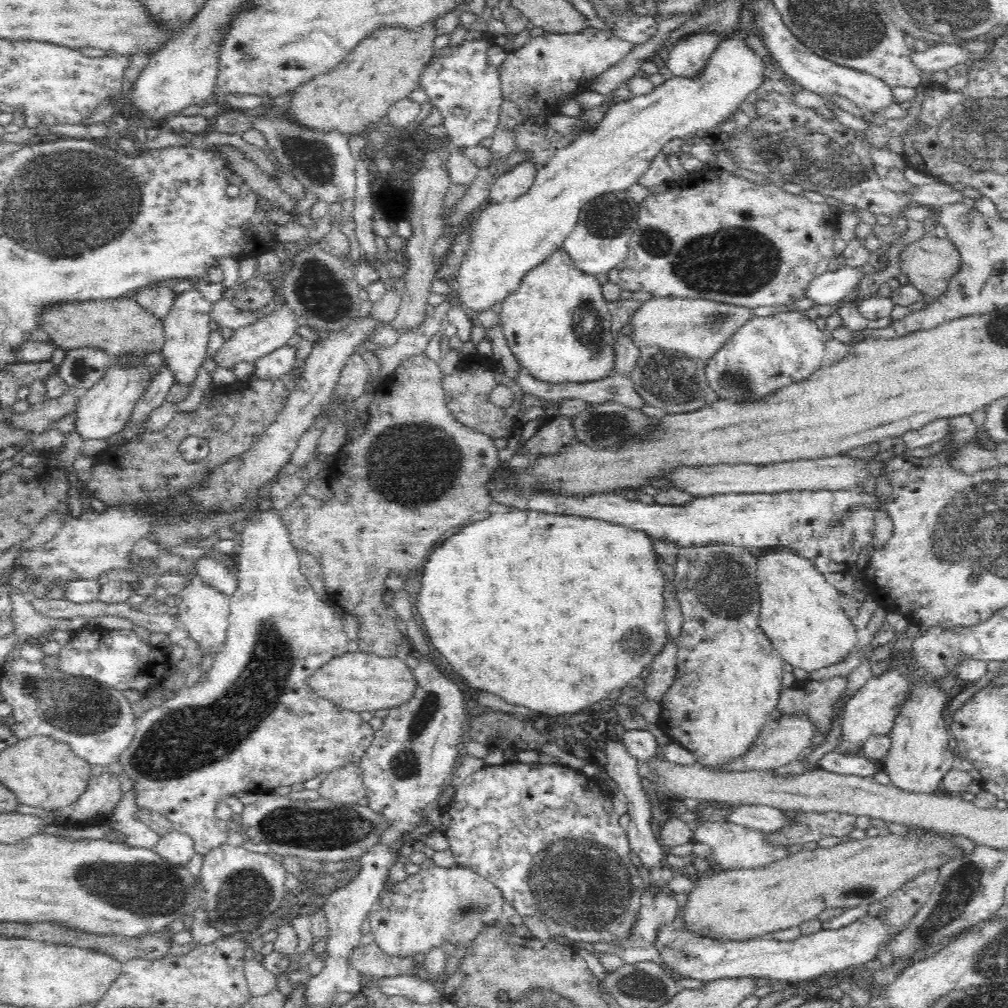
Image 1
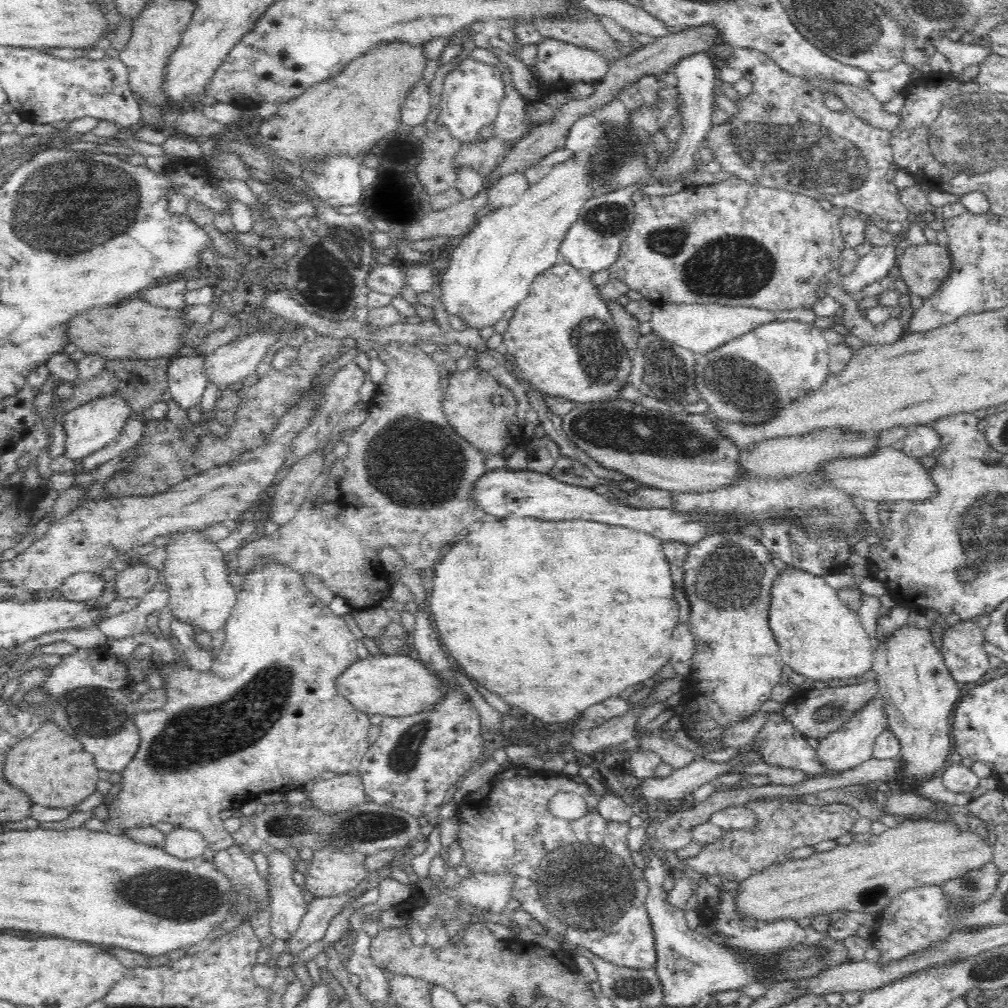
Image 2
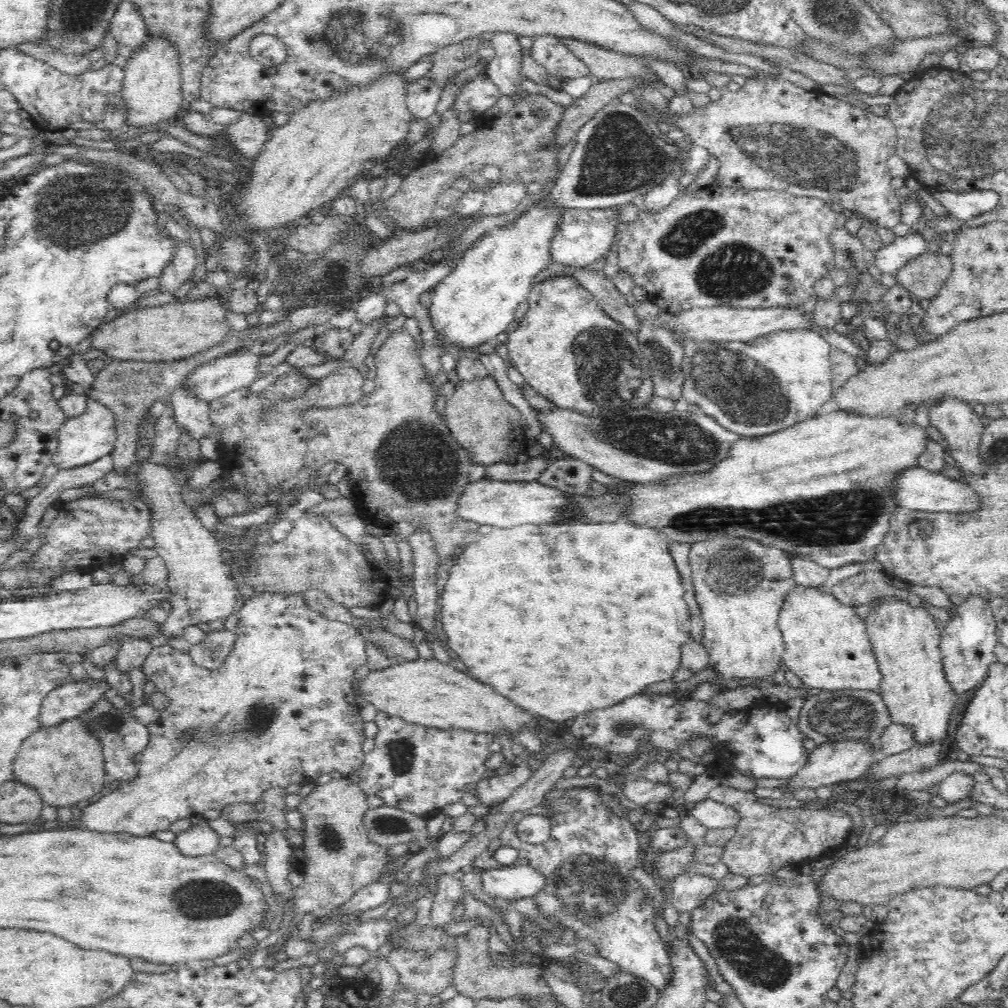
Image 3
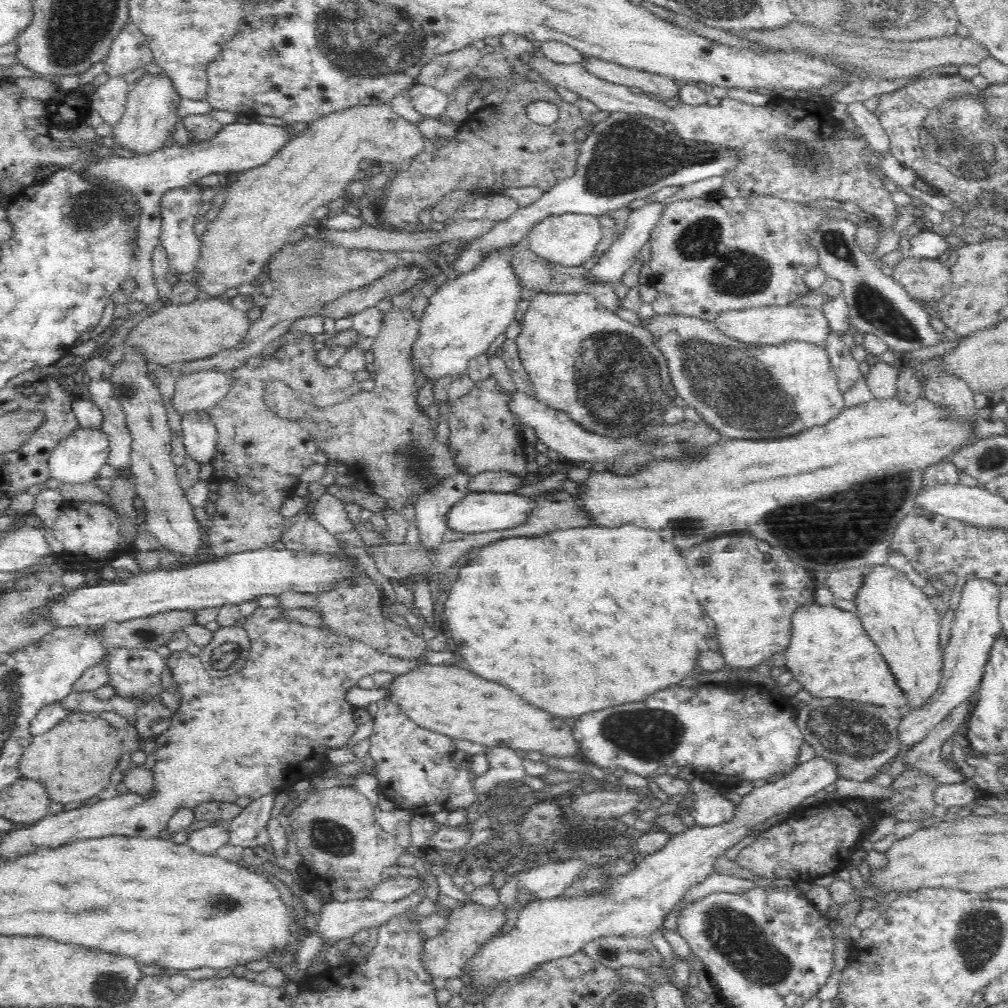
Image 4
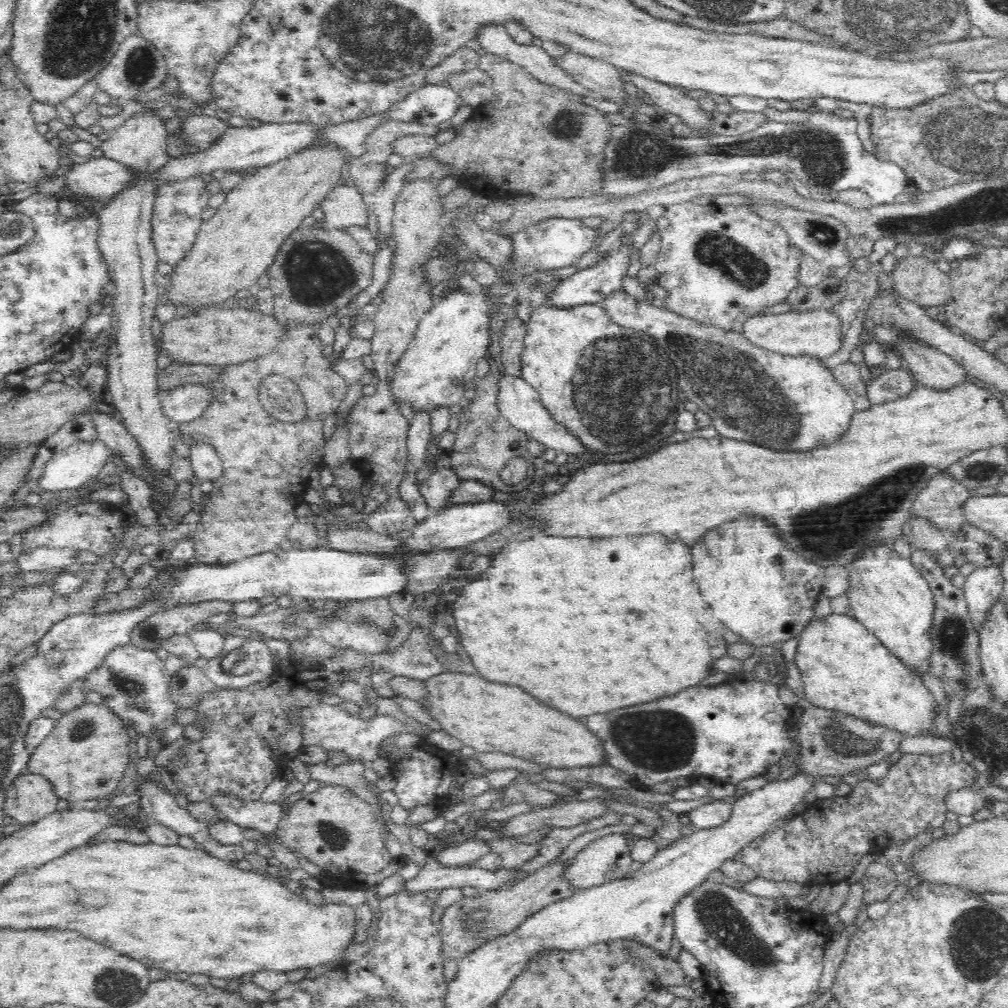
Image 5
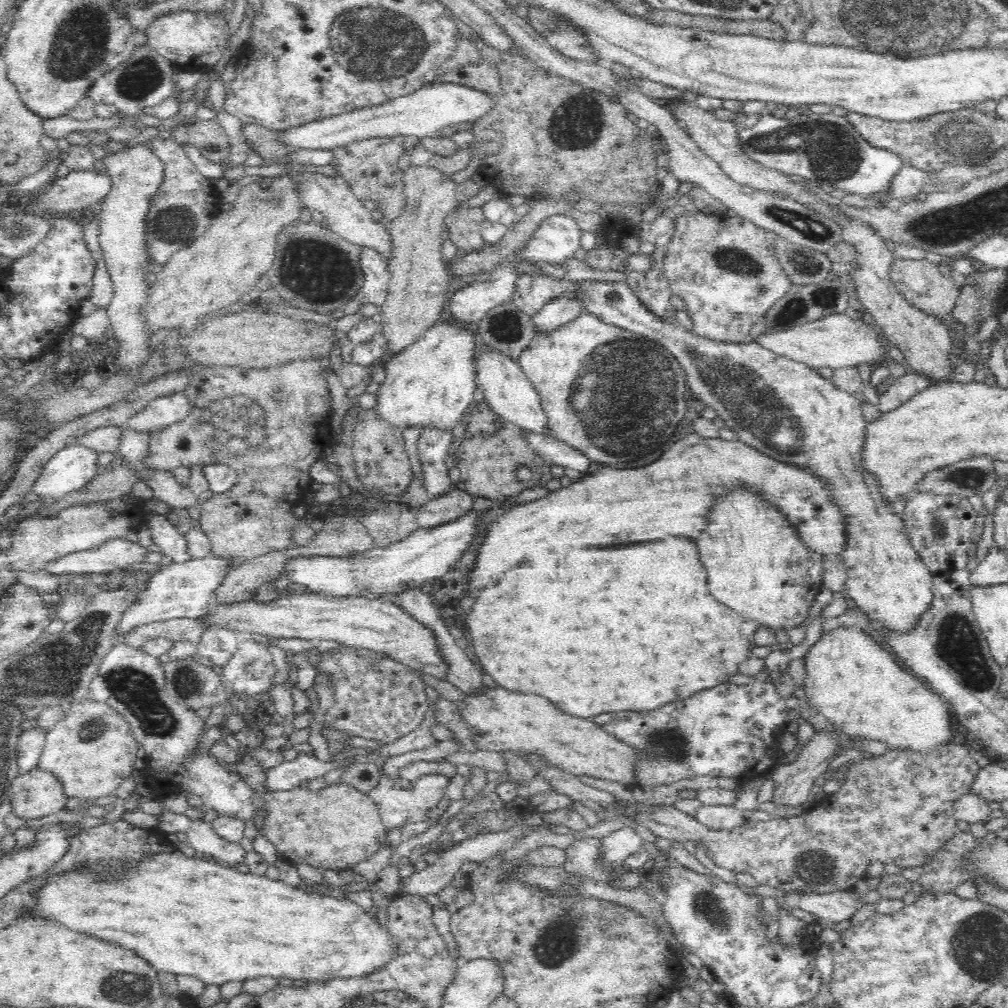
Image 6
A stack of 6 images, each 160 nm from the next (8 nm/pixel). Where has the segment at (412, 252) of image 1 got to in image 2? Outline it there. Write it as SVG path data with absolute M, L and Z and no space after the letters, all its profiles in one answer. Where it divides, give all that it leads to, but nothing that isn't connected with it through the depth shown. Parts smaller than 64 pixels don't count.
M442 123L429 126L429 133L421 146L421 162L416 168L416 176L432 195L457 186L453 158L462 142Z

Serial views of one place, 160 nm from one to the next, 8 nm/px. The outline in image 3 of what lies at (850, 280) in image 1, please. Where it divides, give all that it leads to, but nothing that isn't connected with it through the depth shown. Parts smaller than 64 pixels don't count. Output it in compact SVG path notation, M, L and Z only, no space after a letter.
M909 232L905 236L896 236L890 244L882 246L875 255L870 256L876 259L882 272L894 274L906 266L909 260L930 252L928 248L930 241L921 232Z

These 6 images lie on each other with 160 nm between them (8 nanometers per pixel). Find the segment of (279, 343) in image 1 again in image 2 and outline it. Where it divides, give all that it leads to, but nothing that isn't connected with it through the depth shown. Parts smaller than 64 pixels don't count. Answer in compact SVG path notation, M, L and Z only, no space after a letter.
M264 330L220 346L204 359L205 377L220 391L241 387L241 382L258 370L258 364L276 342L278 338Z

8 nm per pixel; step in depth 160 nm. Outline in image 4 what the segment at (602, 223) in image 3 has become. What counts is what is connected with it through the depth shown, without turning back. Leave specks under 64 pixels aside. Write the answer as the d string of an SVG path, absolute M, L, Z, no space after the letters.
M566 213L558 216L548 216L548 218L534 223L529 228L524 240L527 241L529 249L544 260L570 267L589 266L590 257L594 254L600 238L601 226L598 217Z

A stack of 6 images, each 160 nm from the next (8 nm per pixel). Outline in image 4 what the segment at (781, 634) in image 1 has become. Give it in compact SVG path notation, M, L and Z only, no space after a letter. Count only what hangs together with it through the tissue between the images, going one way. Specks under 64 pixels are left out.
M812 604L798 608L792 618L792 638L784 653L793 679L797 679L802 688L813 697L839 698L842 701L907 712L910 694L899 686L899 680L882 657L876 643L865 632L862 621L855 612L834 608L832 604Z

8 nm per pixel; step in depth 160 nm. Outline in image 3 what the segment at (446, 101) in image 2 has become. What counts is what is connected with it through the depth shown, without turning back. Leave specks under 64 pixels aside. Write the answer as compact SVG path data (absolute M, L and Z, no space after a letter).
M488 76L474 77L460 88L453 106L460 111L460 121L475 122L484 112L495 106L501 97L500 89Z

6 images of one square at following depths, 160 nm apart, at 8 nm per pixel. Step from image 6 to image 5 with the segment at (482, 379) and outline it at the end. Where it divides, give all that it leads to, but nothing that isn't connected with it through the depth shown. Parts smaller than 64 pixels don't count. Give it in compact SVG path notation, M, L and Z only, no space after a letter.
M501 371L501 377L497 382L497 408L498 411L506 418L506 421L517 430L523 431L528 437L545 446L553 448L556 451L564 452L567 455L580 454L578 439L570 435L564 427L558 425L548 410L542 405L541 397L538 391L528 384L521 375L512 375Z

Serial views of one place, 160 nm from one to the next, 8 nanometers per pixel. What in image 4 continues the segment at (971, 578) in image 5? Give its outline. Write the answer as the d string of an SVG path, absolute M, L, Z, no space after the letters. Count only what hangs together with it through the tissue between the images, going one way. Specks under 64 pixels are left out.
M975 578L965 582L959 606L955 610L954 626L943 650L939 688L923 705L905 712L898 726L897 740L904 743L906 749L922 742L928 736L928 732L938 726L956 706L968 700L972 694L976 694L983 680L989 650L1003 630L999 621L1000 593L1001 585L992 579Z

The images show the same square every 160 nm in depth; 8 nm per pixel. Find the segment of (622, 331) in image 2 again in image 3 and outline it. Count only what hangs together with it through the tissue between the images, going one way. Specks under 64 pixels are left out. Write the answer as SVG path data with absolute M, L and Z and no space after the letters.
M571 267L564 272L554 272L554 276L569 276L586 289L601 309L616 322L622 323L628 330L638 332L639 319L635 310L626 302L624 295L616 288L613 277L589 267Z

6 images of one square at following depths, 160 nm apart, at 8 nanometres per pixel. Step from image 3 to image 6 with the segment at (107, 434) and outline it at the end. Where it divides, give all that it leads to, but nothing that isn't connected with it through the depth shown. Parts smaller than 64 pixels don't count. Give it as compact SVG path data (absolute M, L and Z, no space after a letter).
M82 444L65 447L45 464L33 491L44 499L56 499L81 490L98 476L97 455Z

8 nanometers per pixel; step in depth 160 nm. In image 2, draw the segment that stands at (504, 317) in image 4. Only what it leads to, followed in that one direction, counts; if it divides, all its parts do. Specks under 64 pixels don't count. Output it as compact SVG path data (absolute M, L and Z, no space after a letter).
M575 153L570 160L554 165L540 182L529 185L516 204L496 211L484 210L476 224L461 239L456 240L448 268L440 283L440 304L449 318L456 316L468 328L478 331L496 326L504 318L506 310L516 308L528 298L530 286L536 276L561 261L561 242L569 226L576 222L581 206L590 199L589 160L586 154Z

